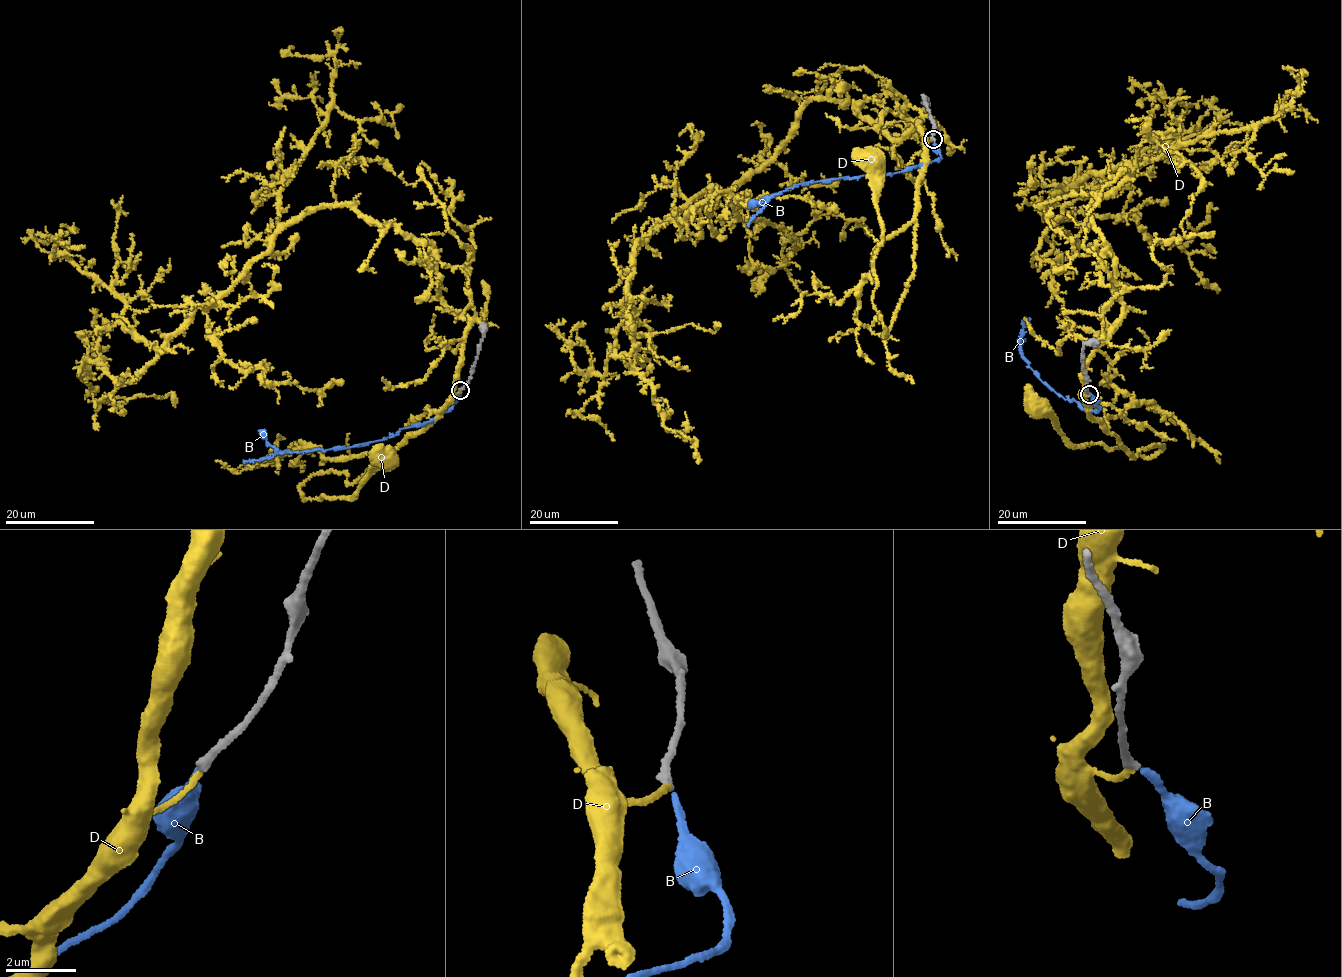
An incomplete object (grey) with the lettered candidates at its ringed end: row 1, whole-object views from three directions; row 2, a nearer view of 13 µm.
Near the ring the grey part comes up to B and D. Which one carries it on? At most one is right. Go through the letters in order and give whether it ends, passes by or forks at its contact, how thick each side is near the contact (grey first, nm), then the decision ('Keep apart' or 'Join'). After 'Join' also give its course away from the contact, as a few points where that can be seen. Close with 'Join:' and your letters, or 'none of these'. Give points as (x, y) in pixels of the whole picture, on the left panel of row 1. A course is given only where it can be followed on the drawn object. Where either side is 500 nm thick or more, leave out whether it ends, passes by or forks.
B: It ends there. Thickness 240 nm (grey) against 180 nm. Join. Its course: (460, 390), (447, 411), (426, 423), (404, 427), (383, 439), (323, 451), (276, 453), (264, 459), (243, 462)
D: It ends there. Thickness 240 nm (grey) against 140 nm. Keep apart
Join: B

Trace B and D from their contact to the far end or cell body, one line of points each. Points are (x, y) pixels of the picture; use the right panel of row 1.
B: (1089, 394), (1099, 408), (1095, 411), (1043, 382), (1021, 356), (1018, 343), (1024, 340)
D: (1088, 394), (1088, 416), (1128, 454), (1162, 447), (1143, 457), (1098, 443), (1073, 446), (1033, 405)

